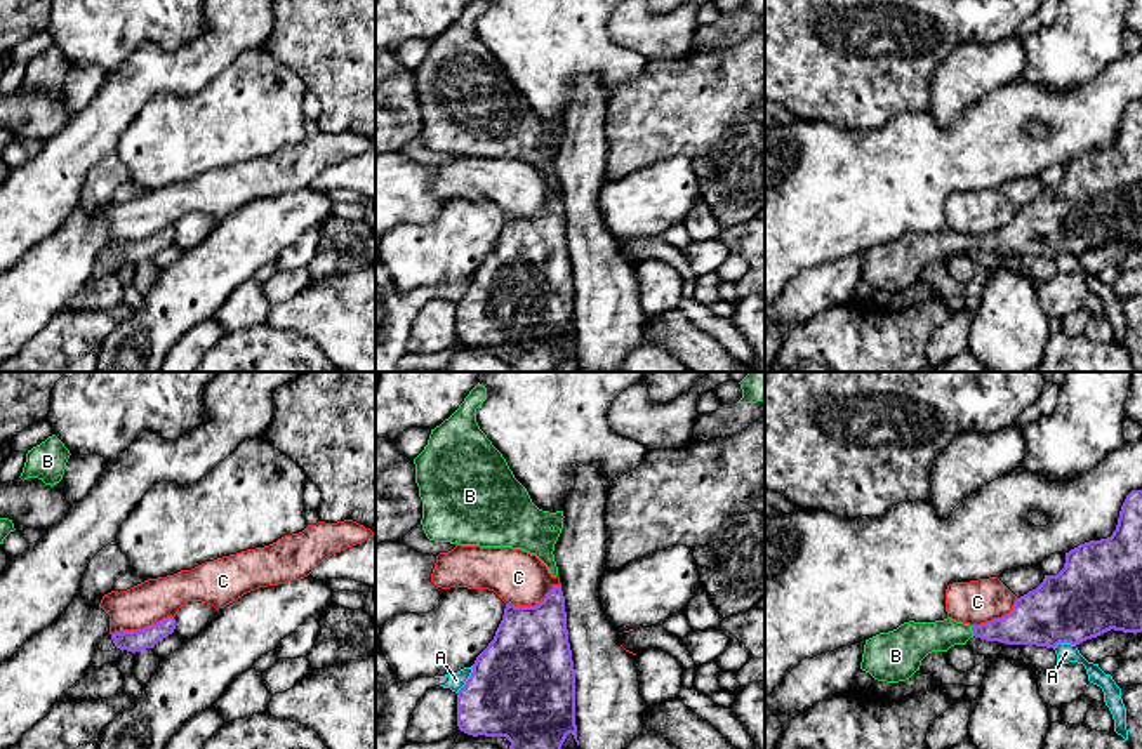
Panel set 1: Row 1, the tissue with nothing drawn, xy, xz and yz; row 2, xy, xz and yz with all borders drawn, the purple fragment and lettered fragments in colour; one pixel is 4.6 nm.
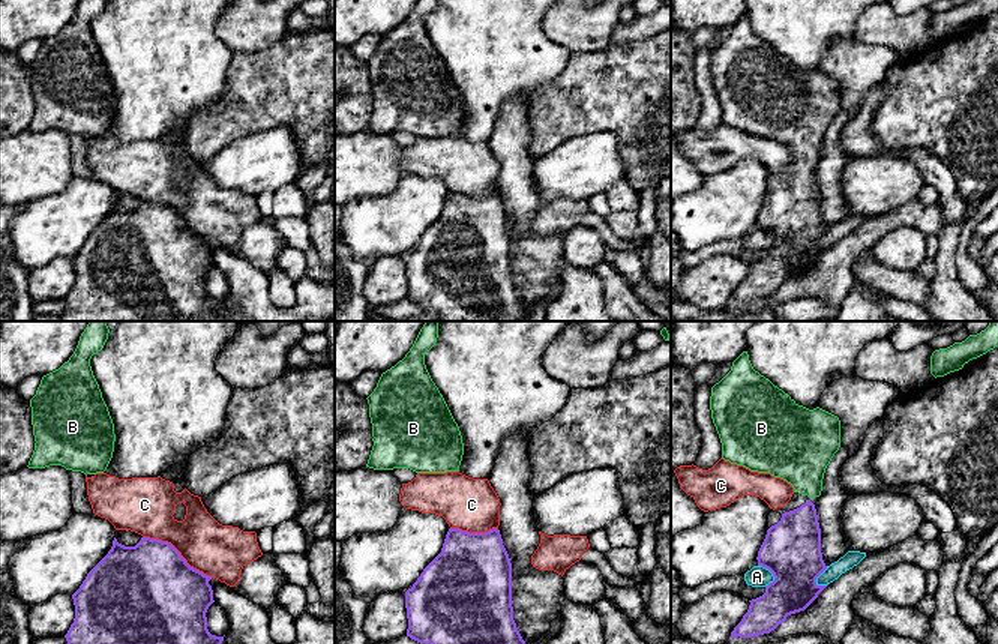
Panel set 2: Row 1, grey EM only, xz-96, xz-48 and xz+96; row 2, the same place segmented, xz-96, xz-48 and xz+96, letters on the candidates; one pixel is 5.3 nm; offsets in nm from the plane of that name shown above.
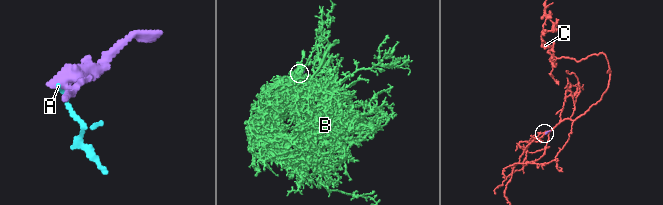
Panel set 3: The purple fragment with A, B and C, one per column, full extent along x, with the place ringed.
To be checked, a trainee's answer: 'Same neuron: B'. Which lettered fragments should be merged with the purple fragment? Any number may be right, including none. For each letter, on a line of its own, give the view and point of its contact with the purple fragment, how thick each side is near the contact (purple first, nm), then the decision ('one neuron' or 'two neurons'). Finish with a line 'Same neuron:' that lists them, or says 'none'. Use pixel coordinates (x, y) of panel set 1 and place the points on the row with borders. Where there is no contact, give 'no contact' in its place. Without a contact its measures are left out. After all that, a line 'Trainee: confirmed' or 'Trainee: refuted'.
A: contact xz (468, 680); calibres 480 and 80 nm; two neurons
B: contact yz (972, 629); calibres 190 and 160 nm; one neuron
C: contact xy (141, 629); calibres 100 and 200 nm; two neurons
Same neuron: B
Trainee: confirmed

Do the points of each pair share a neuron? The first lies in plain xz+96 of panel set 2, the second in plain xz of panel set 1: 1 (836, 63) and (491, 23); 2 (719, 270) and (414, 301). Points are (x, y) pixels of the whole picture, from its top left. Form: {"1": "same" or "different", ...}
{"1": "different", "2": "different"}

